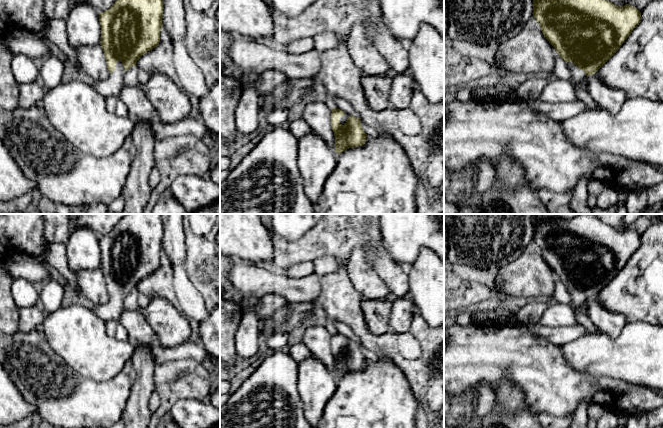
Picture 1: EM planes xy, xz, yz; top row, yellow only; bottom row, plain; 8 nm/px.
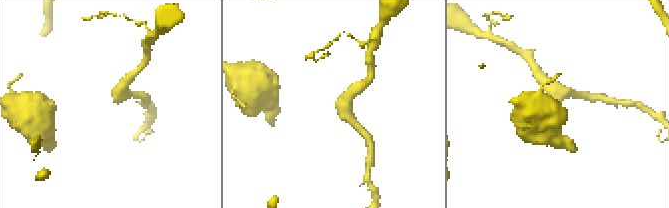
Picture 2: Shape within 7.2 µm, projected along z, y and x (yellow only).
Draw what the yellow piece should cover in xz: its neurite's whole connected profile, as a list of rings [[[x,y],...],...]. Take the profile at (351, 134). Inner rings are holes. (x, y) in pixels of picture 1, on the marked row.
[[[335,107],[331,113],[331,126],[337,154],[349,148],[362,146],[366,142],[367,134],[361,126],[361,120]]]

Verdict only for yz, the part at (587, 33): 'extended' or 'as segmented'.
extended

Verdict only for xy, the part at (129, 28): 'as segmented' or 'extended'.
extended

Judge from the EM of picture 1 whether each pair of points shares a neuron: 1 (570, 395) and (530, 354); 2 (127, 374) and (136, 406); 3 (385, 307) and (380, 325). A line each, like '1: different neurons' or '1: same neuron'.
1: same neuron
2: different neurons
3: same neuron

